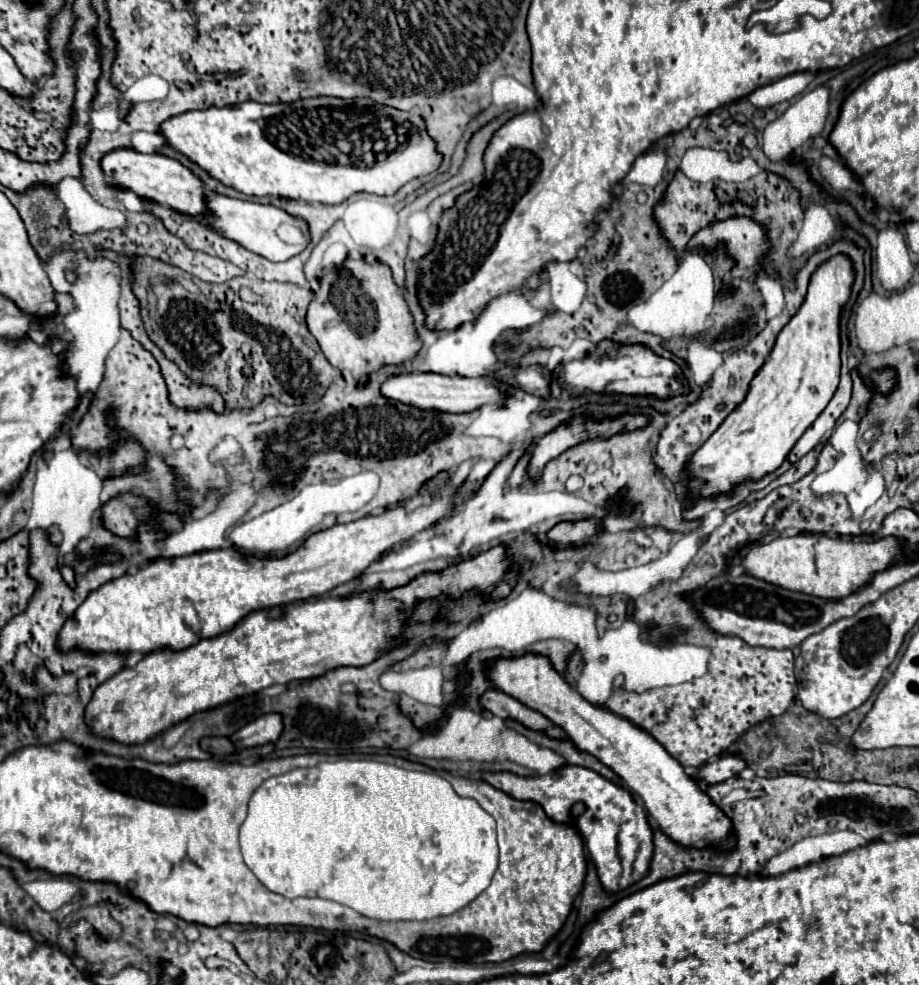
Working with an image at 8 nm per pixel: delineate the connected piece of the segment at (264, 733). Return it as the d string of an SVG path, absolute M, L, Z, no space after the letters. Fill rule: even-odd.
M268 713L242 727L230 739L236 747L256 747L270 741L278 741L280 733L282 733L282 715Z

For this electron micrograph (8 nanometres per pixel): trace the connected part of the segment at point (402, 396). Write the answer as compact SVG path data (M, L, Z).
M400 373L388 377L380 385L382 395L388 399L418 407L422 411L446 411L446 413L470 413L482 405L504 401L504 391L492 383L488 377L462 377L462 375L442 375L442 373Z

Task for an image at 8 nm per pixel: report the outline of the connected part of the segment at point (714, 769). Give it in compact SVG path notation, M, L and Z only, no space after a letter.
M722 755L718 759L712 759L704 767L700 767L698 779L706 783L722 783L730 777L736 777L746 767L746 761L738 755Z

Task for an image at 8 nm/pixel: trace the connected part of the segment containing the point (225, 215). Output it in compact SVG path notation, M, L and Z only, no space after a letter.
M208 195L206 197L206 211L208 213L204 217L200 217L200 221L208 229L220 233L226 239L240 243L248 251L258 253L270 261L286 261L292 255L298 255L300 251L304 251L310 241L308 225L302 219L292 217L274 205L232 199L226 195Z

